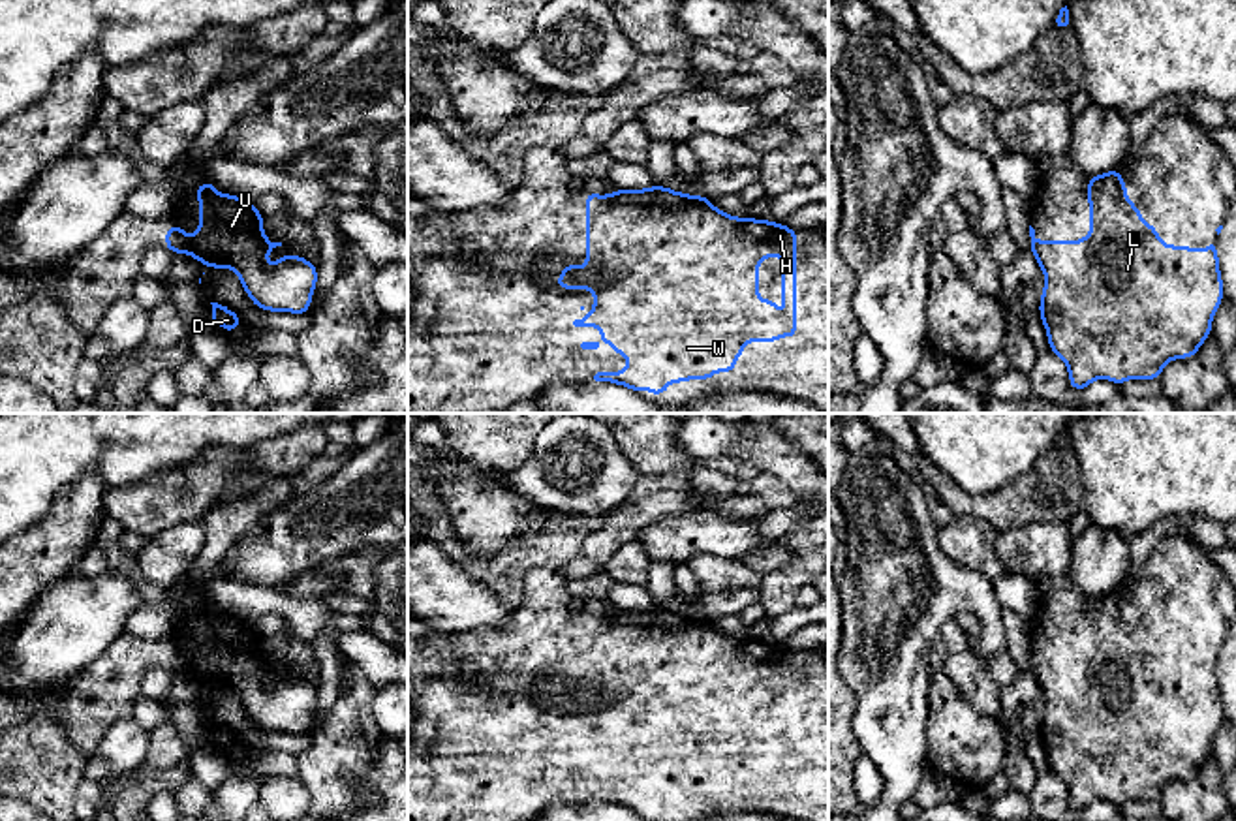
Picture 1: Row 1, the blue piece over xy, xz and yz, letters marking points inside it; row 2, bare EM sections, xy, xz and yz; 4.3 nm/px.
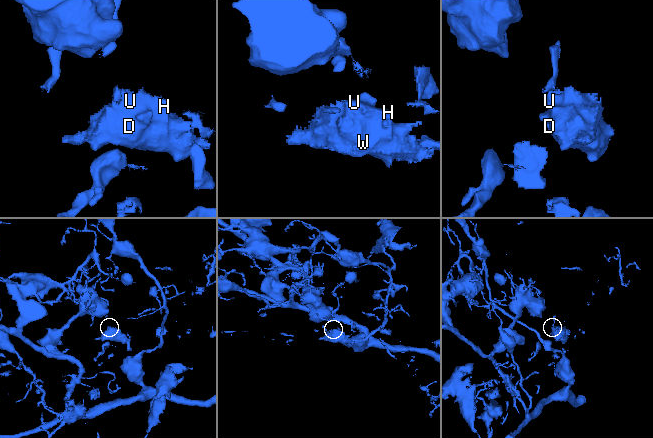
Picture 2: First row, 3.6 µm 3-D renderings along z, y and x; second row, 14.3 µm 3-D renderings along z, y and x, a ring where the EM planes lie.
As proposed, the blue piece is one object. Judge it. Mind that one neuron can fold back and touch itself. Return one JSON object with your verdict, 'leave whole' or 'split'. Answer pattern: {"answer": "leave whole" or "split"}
{"answer": "leave whole"}

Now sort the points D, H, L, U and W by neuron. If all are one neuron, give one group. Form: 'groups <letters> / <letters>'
groups D H L U W

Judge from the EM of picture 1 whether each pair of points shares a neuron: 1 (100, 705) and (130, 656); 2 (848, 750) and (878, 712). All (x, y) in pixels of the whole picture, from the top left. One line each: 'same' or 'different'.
1: same
2: different

